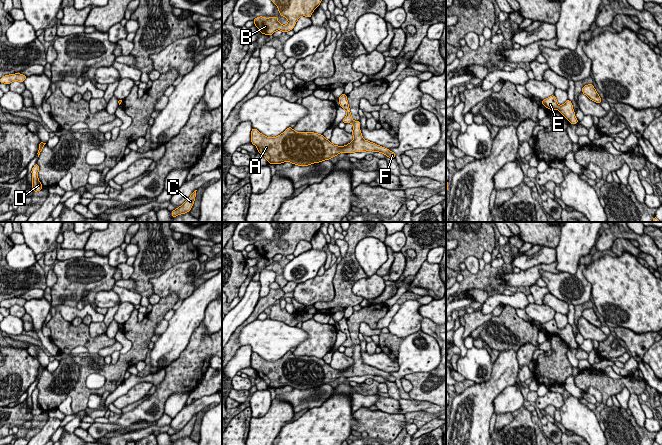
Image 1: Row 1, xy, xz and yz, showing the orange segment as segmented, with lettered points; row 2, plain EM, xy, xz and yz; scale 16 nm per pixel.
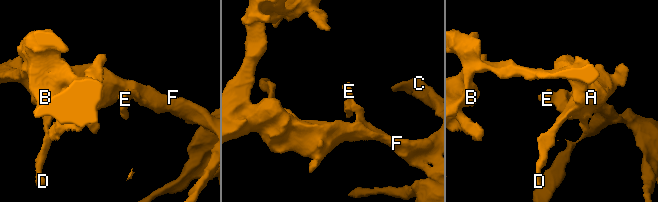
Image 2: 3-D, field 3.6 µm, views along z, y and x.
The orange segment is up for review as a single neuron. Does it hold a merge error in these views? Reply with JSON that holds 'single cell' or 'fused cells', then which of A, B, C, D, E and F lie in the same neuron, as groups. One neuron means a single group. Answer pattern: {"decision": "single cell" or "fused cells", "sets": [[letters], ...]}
{"decision": "single cell", "sets": [["A", "B", "C", "D", "E", "F"]]}

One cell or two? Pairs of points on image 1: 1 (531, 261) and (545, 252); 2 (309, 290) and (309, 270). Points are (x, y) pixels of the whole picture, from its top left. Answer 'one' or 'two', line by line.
1: one
2: two

